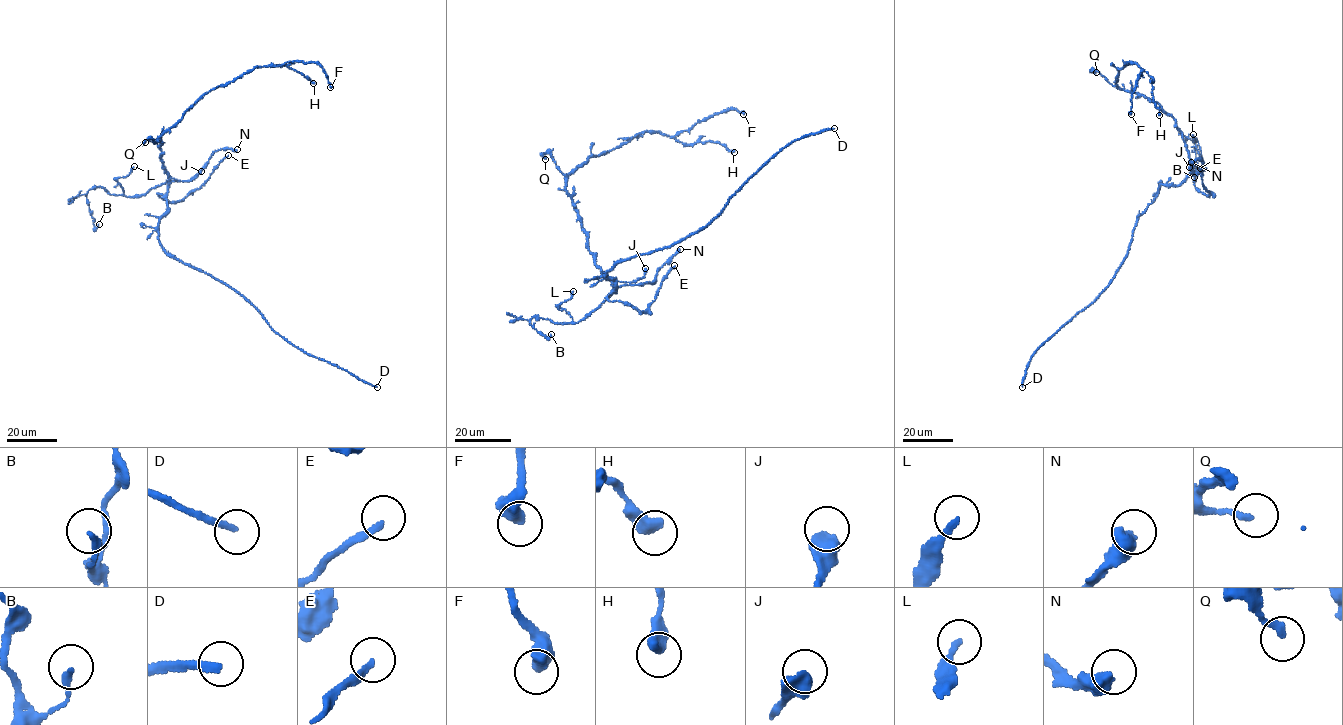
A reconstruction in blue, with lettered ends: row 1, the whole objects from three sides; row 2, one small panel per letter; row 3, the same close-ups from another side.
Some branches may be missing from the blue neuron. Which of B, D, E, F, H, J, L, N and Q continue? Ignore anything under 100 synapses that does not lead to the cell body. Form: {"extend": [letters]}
{"extend": ["D"]}

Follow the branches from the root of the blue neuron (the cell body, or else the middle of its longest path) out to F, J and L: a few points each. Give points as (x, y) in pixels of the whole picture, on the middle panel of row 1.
F: (615, 288), (588, 247), (567, 176), (645, 131), (673, 136), (714, 114), (743, 114)
J: (615, 288), (615, 281), (641, 278), (645, 268)
L: (615, 288), (599, 306), (573, 322), (560, 305), (570, 299), (573, 291)

